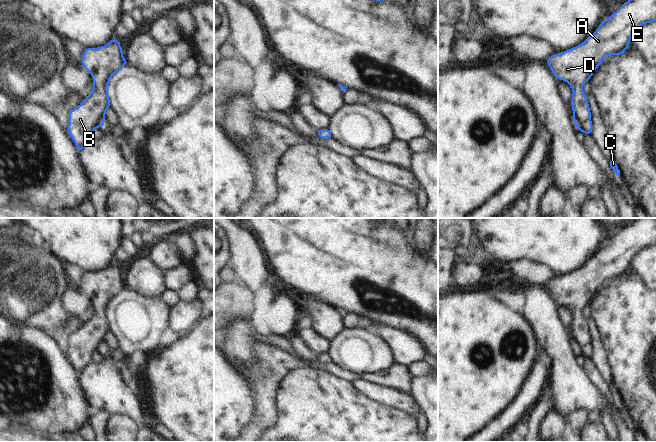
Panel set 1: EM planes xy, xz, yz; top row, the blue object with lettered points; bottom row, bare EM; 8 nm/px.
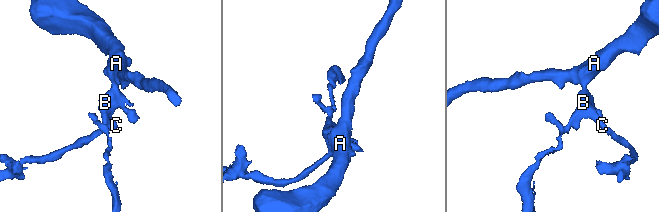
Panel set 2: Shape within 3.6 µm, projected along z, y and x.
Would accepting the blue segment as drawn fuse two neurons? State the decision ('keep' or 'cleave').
keep

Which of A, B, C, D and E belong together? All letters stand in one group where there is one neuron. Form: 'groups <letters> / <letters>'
groups A B C D E

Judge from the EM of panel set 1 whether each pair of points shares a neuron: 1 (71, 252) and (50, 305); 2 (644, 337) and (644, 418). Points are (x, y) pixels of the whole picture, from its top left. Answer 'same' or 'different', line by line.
1: different
2: same

